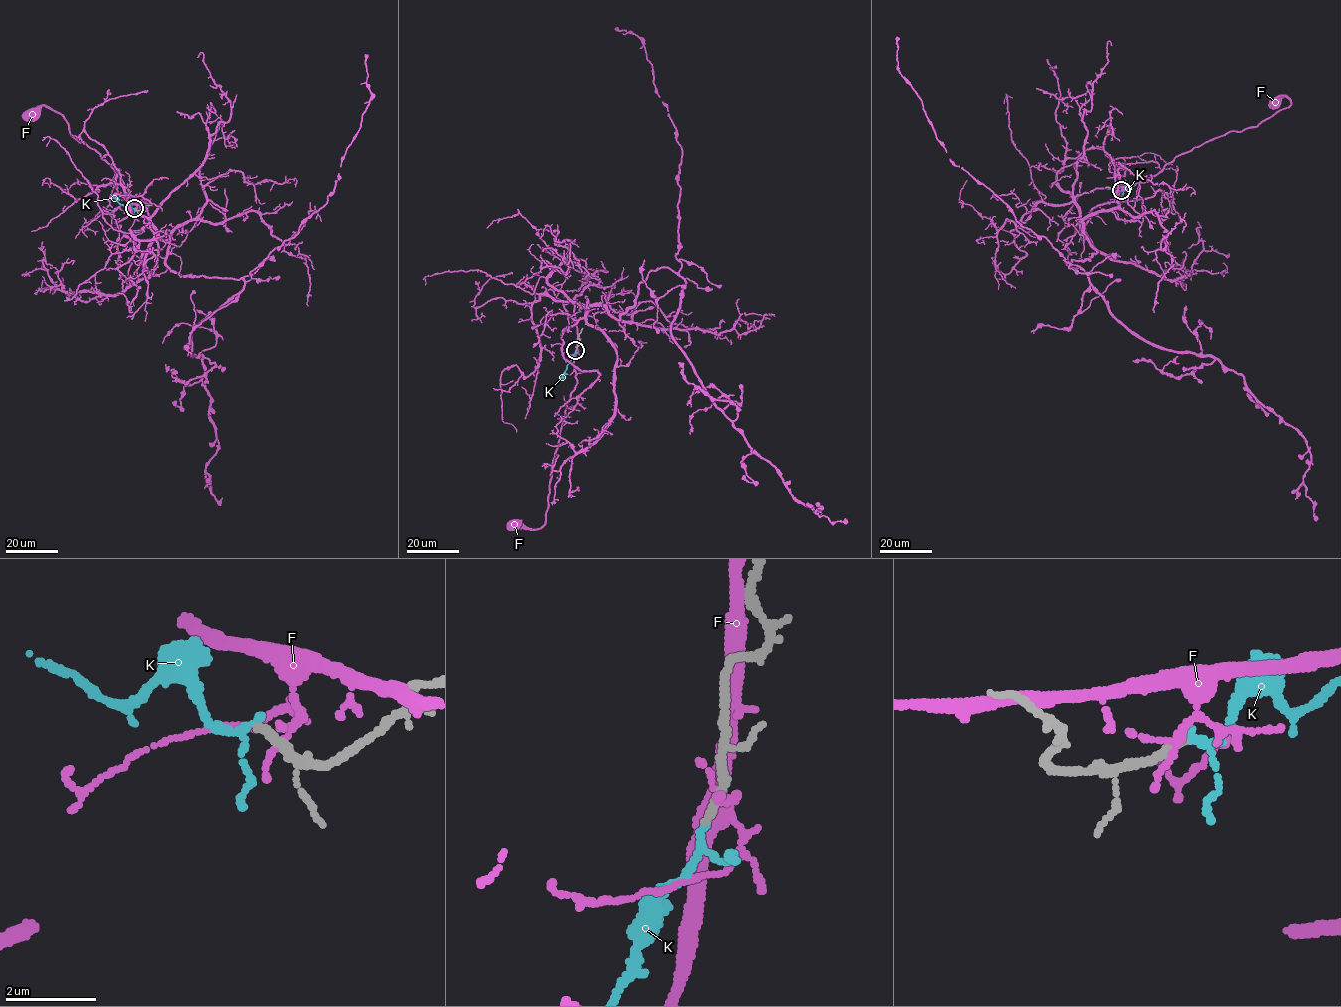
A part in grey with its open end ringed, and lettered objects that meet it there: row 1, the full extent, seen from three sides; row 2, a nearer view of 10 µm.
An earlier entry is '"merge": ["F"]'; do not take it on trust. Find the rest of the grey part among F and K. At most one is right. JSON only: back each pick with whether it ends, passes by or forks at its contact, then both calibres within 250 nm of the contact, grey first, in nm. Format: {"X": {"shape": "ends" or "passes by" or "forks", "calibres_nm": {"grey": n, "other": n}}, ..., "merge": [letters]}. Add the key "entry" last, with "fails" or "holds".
{"K": {"shape": "passes by", "calibres_nm": {"grey": 180, "other": 130}}, "merge": ["K"], "entry": "fails"}

